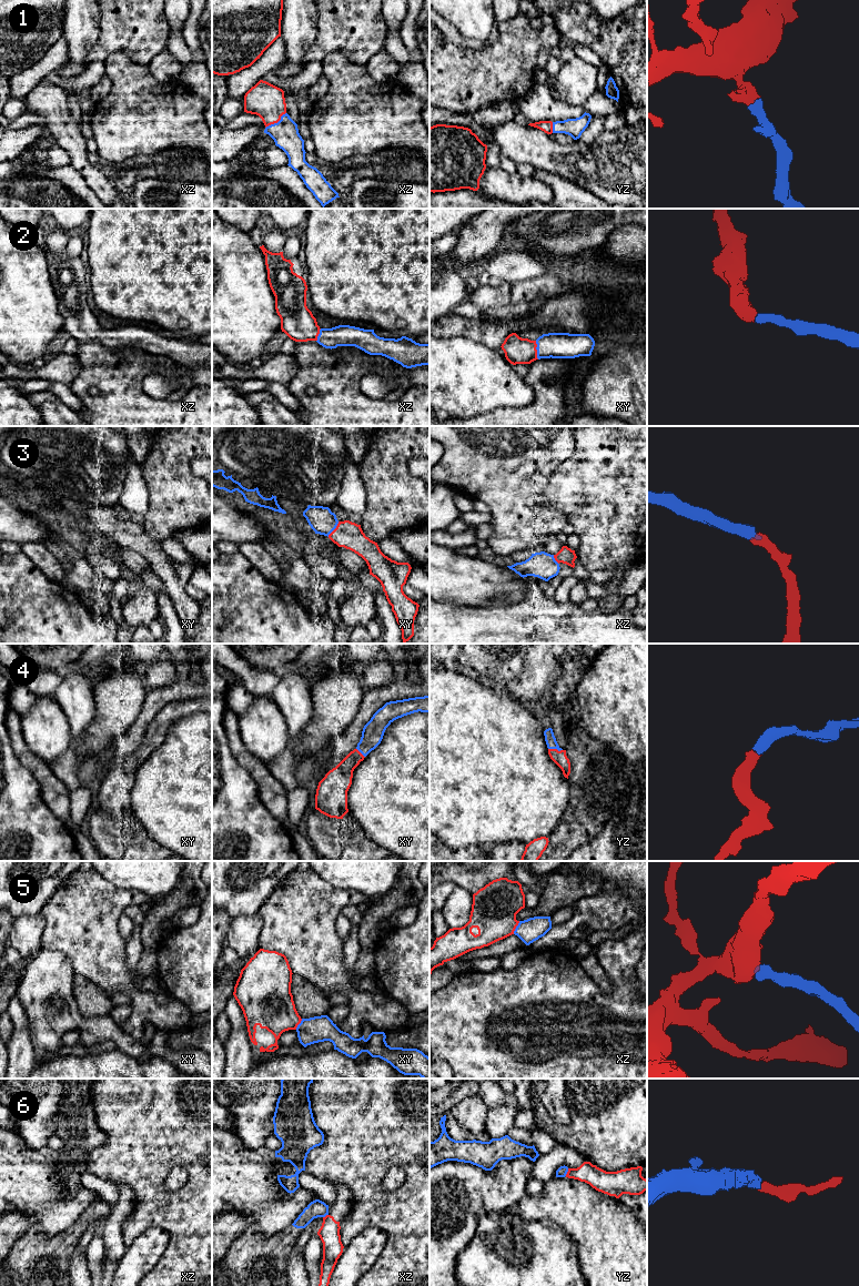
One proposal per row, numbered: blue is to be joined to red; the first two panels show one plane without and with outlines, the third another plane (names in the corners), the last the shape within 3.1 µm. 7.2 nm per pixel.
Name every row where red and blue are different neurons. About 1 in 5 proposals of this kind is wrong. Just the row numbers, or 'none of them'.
6

